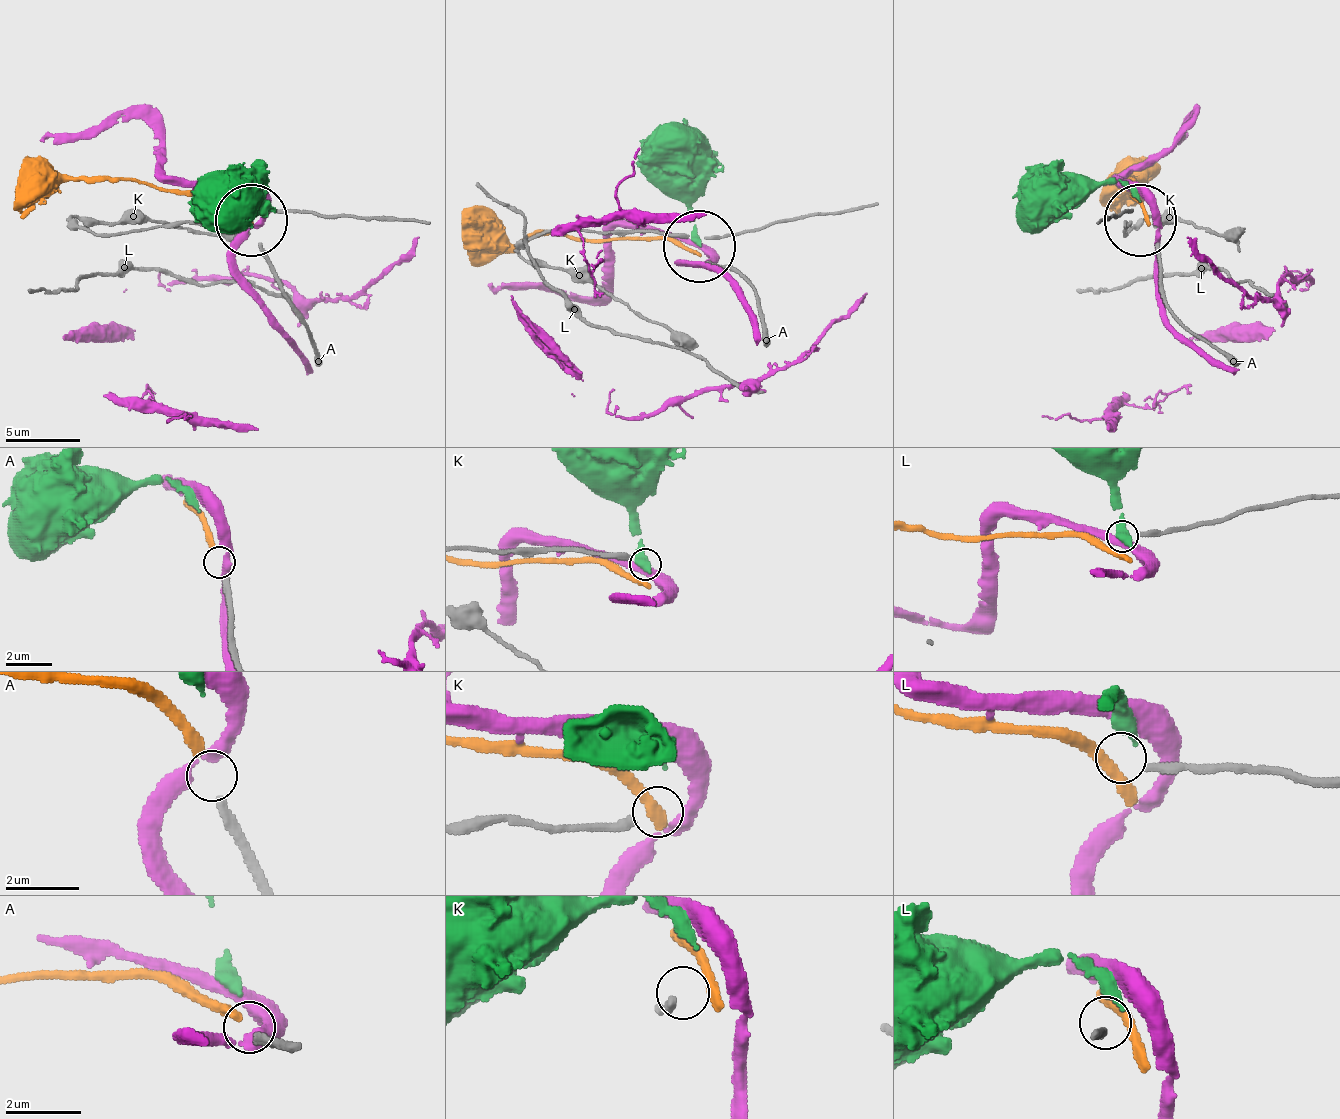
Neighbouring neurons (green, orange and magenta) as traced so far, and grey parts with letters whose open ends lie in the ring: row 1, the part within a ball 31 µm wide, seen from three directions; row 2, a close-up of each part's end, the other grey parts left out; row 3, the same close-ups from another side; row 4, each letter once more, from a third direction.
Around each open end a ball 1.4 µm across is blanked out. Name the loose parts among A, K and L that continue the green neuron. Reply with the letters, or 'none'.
none

